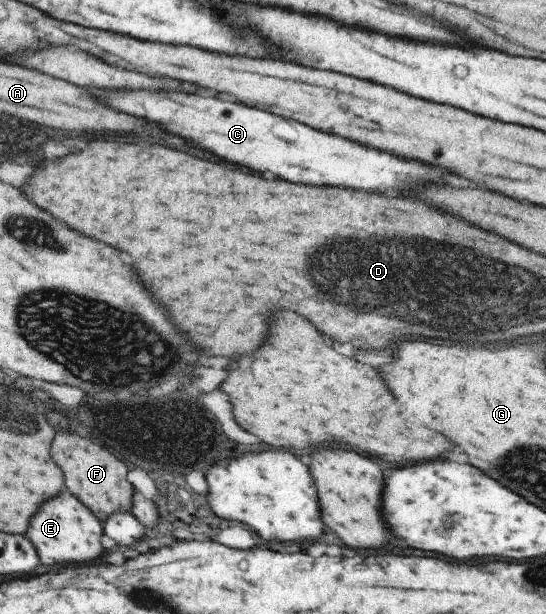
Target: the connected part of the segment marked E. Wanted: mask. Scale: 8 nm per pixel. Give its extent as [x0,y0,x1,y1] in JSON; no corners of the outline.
[25,490,105,567]

